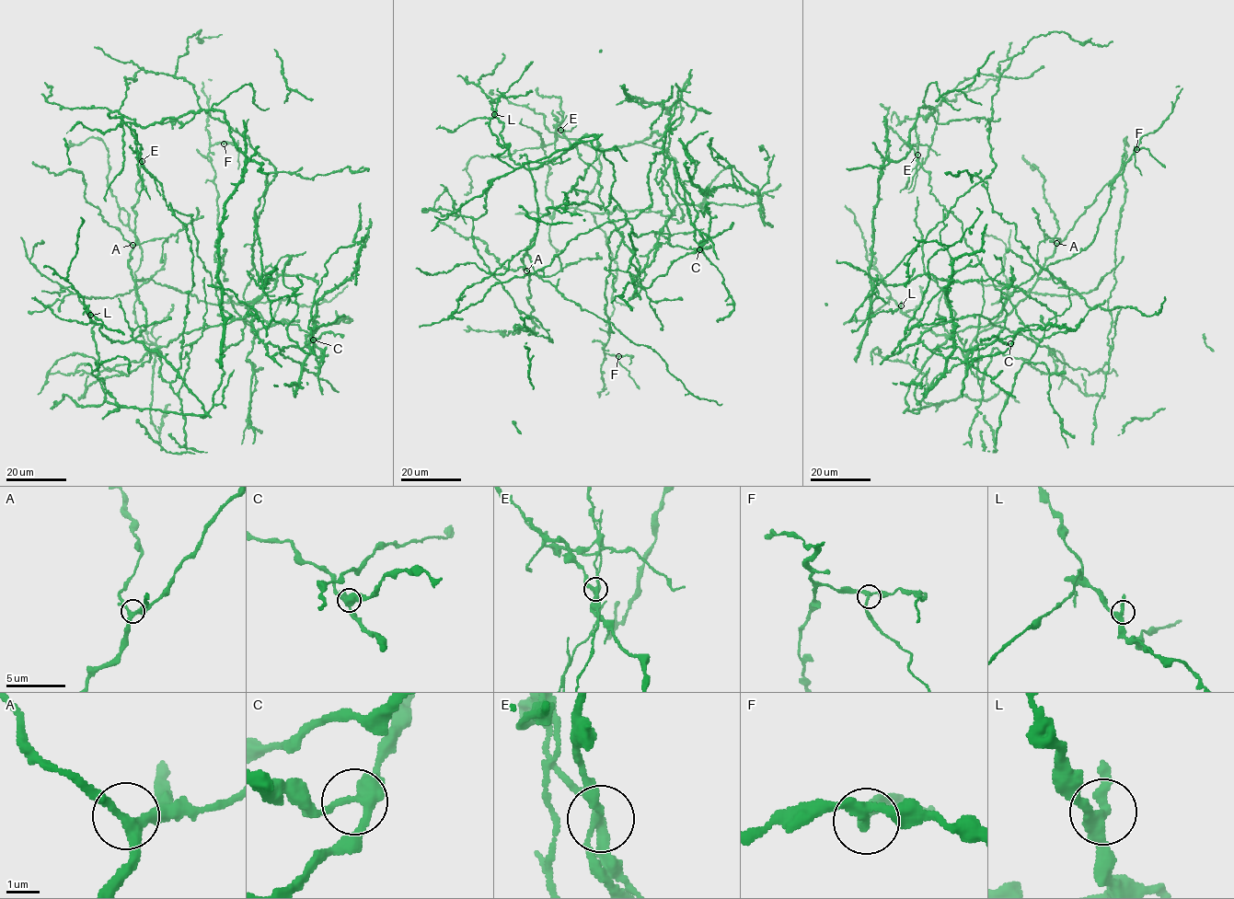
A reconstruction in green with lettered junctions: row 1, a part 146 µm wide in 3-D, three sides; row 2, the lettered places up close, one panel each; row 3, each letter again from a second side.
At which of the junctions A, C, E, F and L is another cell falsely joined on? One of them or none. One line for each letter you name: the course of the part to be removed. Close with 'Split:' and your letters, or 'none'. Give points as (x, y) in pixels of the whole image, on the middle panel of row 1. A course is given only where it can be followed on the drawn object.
E: foreign part runs (560, 130), (556, 131), (567, 115)
Split: E

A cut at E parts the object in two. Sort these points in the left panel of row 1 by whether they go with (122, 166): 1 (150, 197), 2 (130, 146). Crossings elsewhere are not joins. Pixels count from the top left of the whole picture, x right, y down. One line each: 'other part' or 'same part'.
1: other part
2: other part

